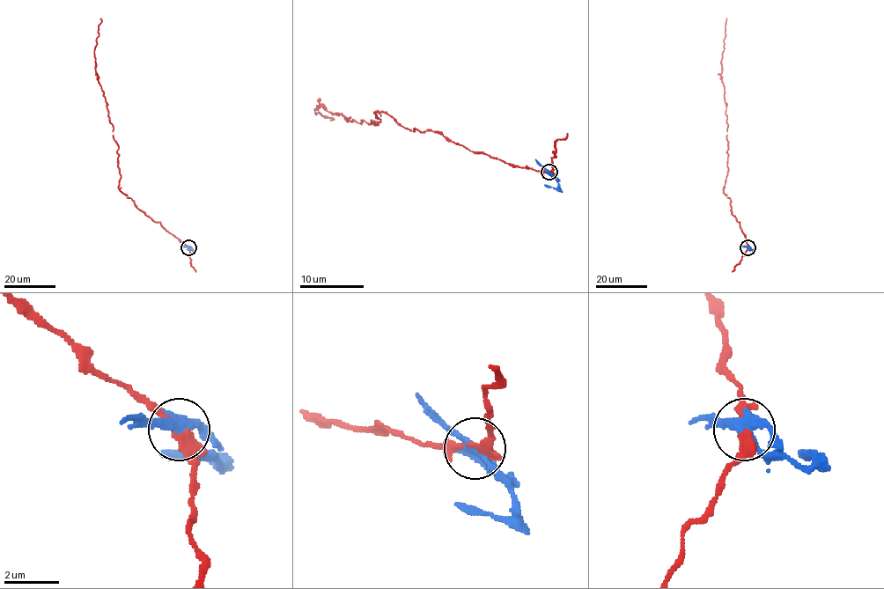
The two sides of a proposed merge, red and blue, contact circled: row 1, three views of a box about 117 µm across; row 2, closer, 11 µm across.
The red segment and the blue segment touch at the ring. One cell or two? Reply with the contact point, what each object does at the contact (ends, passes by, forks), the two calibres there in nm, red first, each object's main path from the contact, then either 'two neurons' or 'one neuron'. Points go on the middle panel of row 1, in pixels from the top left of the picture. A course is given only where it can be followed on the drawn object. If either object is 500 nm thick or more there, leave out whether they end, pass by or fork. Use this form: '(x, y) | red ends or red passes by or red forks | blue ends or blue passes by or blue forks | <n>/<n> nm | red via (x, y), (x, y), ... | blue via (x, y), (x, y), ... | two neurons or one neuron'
(548, 172) | red passes by | blue forks | 260/260 nm | red via (549, 171), (509, 165), (430, 130), (409, 130), (385, 113), (367, 124), (314, 107), (330, 121) | blue via (549, 173), (557, 187), (544, 185) | two neurons

